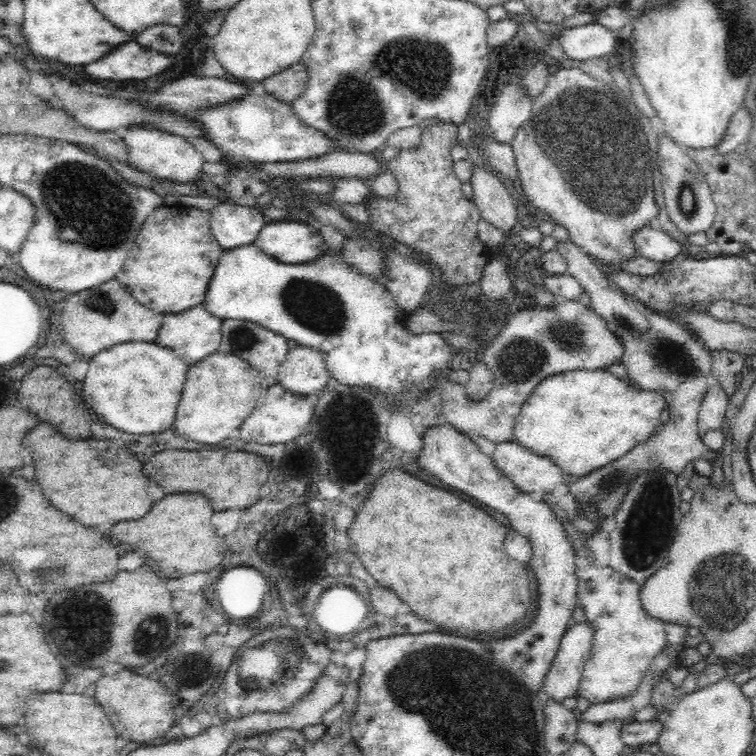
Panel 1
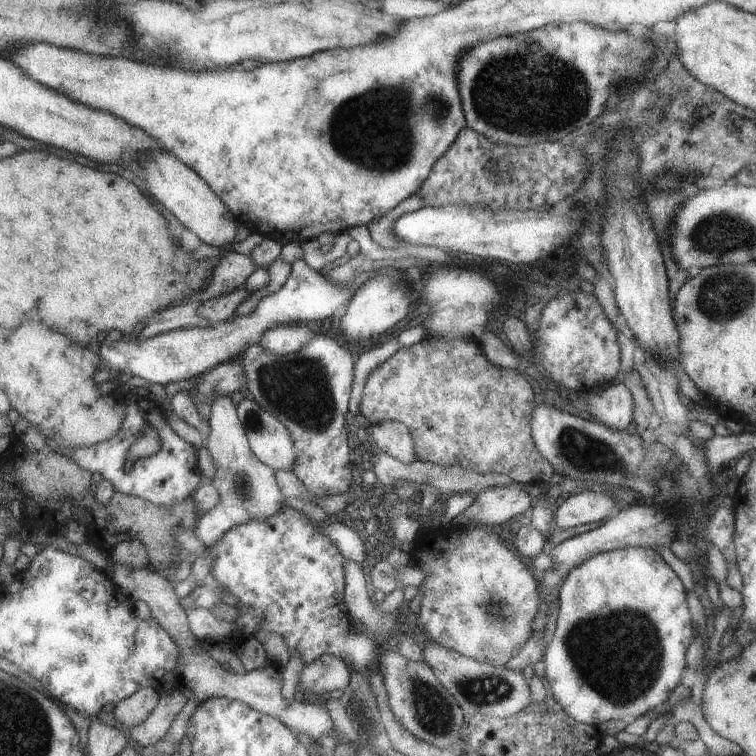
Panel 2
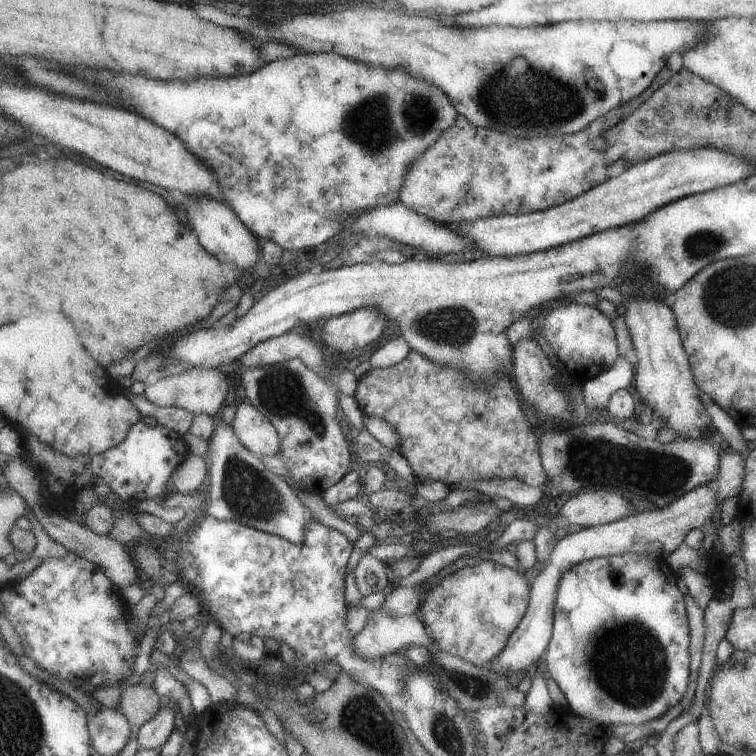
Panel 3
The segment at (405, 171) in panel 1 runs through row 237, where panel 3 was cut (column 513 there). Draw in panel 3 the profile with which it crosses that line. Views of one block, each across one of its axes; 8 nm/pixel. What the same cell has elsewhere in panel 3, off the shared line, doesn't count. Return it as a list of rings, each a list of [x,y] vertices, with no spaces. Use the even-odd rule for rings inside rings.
[[[410,350],[407,356],[390,367],[385,368],[370,368],[362,377],[358,377],[357,386],[355,389],[354,399],[356,400],[358,408],[369,416],[381,417],[387,424],[395,427],[395,432],[399,436],[399,446],[397,446],[398,453],[405,458],[411,473],[413,474],[414,482],[427,482],[427,481],[441,481],[445,486],[450,488],[460,487],[463,482],[473,482],[473,480],[491,480],[491,478],[517,479],[532,487],[547,487],[545,470],[541,466],[540,452],[537,445],[537,436],[525,416],[525,406],[519,393],[514,388],[511,381],[511,375],[499,376],[497,380],[493,380],[489,386],[485,388],[475,388],[475,384],[459,370],[449,368],[449,366],[439,366],[437,362],[431,362],[429,358],[421,356],[419,352]]]

